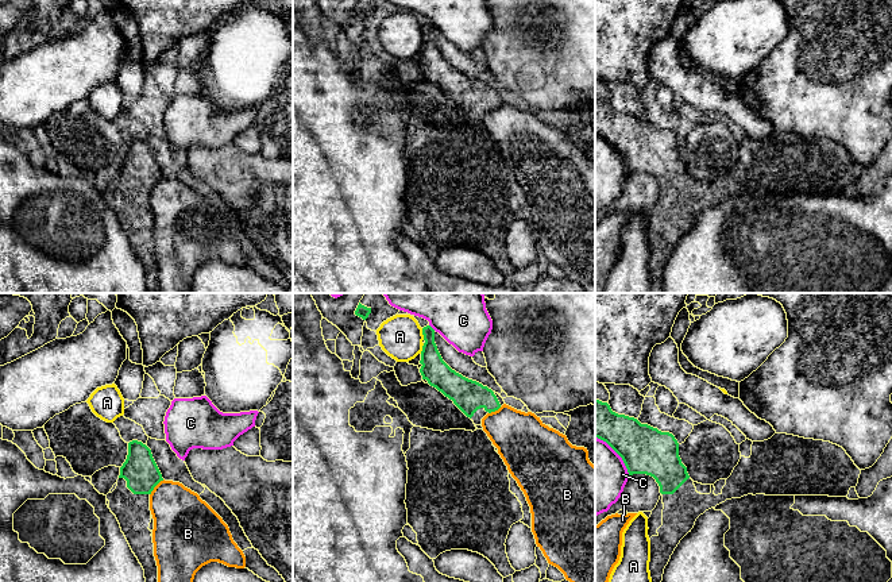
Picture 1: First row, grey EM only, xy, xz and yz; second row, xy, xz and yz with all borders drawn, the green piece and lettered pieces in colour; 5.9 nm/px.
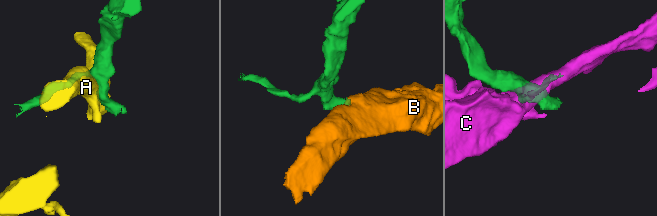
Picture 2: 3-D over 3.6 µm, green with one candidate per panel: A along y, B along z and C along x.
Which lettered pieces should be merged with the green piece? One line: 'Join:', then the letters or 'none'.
Join: none

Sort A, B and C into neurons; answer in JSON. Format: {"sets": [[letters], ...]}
{"sets": [["A"], ["B"], ["C"]]}

